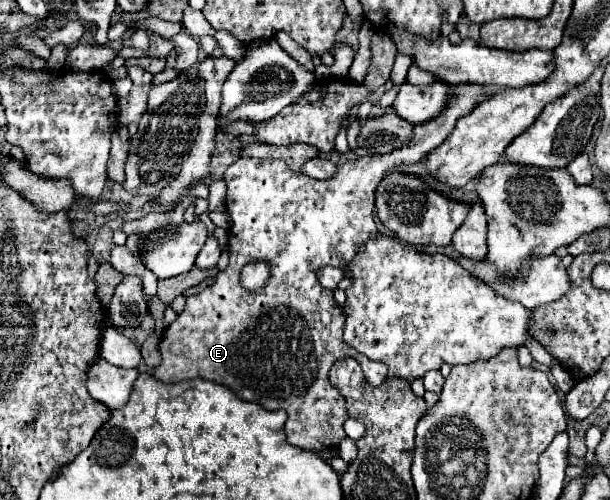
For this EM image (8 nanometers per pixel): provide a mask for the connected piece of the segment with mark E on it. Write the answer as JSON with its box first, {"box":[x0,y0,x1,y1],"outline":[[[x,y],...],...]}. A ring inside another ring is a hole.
{"box":[152,86,496,452],"outline":[[[450,86],[450,90],[454,90],[454,102],[450,102],[450,106],[446,106],[446,110],[442,110],[434,122],[414,126],[414,138],[410,138],[406,146],[390,154],[372,154],[348,160],[330,180],[314,180],[302,172],[292,172],[282,160],[238,158],[234,164],[230,164],[224,172],[224,182],[228,186],[226,210],[232,218],[232,228],[228,234],[230,264],[226,270],[216,274],[212,286],[186,298],[188,304],[184,312],[166,328],[160,340],[158,350],[162,362],[152,368],[152,376],[166,384],[194,378],[218,382],[234,390],[234,394],[238,394],[242,400],[256,400],[266,410],[284,410],[288,414],[286,438],[292,446],[314,452],[338,448],[346,438],[342,426],[348,412],[342,394],[328,380],[332,364],[336,360],[354,358],[362,366],[364,378],[370,386],[382,384],[388,378],[388,370],[386,364],[374,362],[352,346],[346,346],[342,340],[344,312],[334,304],[332,290],[318,286],[316,270],[322,266],[344,268],[354,258],[358,248],[378,232],[374,224],[374,190],[390,170],[422,160],[428,152],[442,144],[444,138],[448,138],[458,118],[496,94],[496,90],[490,86]],[[250,262],[266,262],[270,266],[270,282],[256,292],[248,292],[240,284],[240,272]]]}

